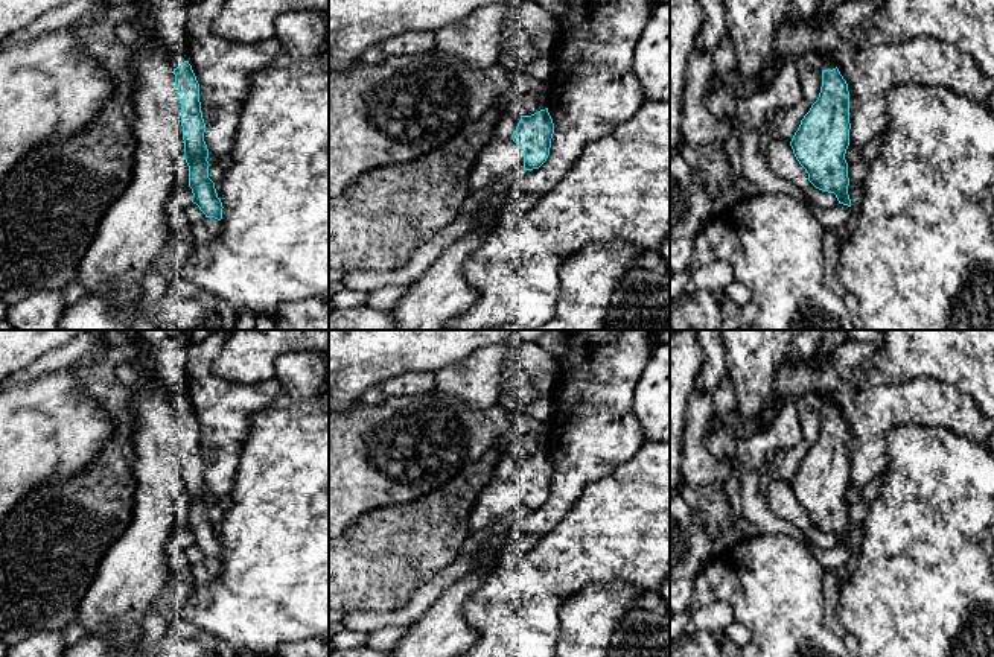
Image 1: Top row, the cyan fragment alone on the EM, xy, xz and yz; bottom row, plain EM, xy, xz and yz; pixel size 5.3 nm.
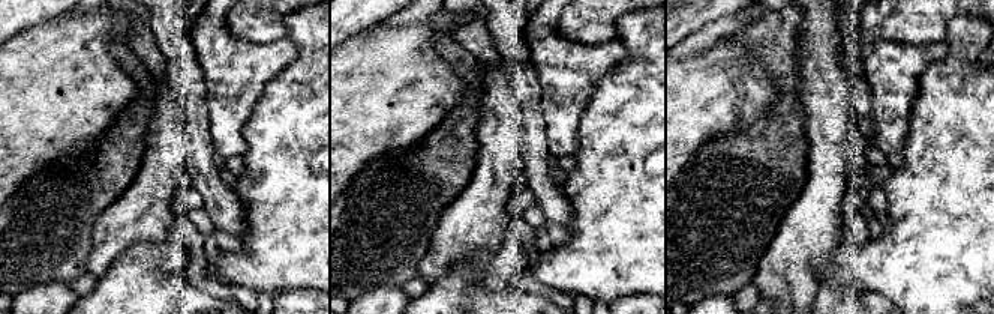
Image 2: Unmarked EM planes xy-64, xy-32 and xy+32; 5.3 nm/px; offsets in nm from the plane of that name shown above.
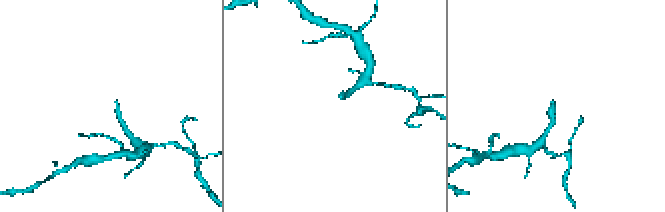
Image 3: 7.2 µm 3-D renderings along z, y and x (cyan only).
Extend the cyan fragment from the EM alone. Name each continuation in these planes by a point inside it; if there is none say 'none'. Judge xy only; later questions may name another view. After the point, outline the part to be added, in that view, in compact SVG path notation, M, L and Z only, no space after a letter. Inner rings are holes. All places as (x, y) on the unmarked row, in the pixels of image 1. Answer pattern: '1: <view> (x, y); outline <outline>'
1: xy (171, 349); outline M137 330L142 341L152 348L155 374L174 409L187 397L187 356L193 330Z

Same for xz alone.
none

